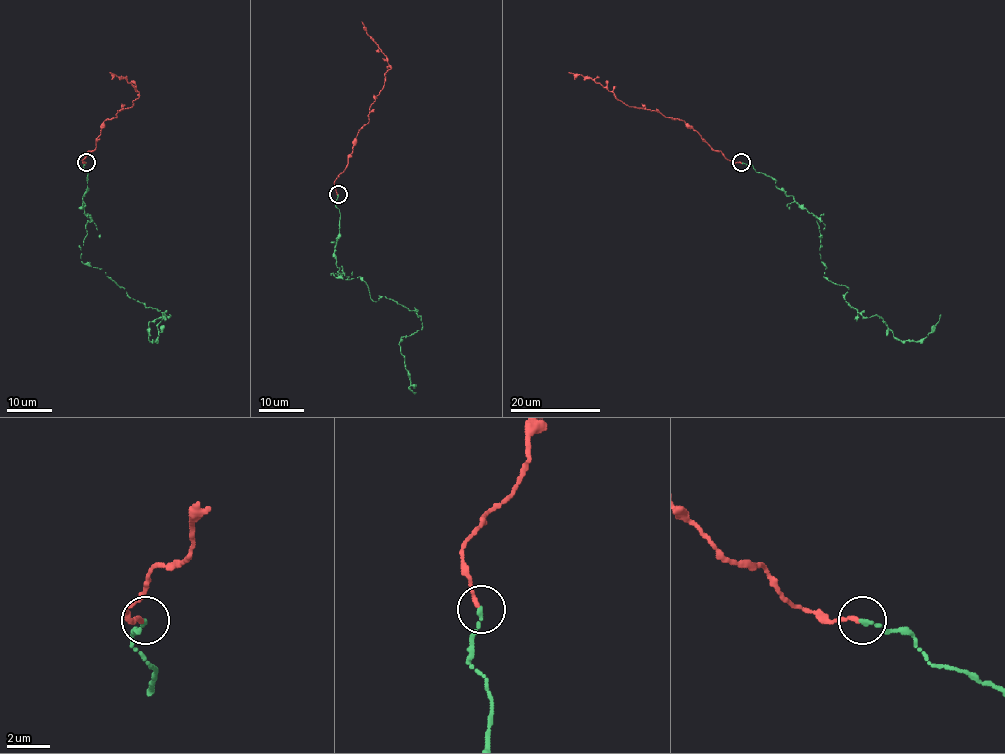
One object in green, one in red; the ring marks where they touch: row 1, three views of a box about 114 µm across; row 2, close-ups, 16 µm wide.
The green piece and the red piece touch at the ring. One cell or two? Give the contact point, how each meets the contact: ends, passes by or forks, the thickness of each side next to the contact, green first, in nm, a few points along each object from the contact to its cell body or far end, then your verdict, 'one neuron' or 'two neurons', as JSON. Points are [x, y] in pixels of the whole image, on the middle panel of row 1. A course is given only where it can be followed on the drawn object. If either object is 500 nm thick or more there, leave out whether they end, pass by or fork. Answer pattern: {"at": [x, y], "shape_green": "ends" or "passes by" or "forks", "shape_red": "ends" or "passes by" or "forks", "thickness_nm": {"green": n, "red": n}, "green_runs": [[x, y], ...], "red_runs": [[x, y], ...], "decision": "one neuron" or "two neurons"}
{"at": [338, 194], "shape_green": "ends", "shape_red": "ends", "thickness_nm": {"green": 200, "red": 200}, "green_runs": [[337, 195], [333, 275], [359, 276], [374, 301], [385, 297], [420, 317], [421, 329], [400, 347], [416, 393]], "red_runs": [[337, 194], [334, 180], [348, 164], [353, 139], [369, 120], [369, 107], [391, 68], [361, 22]], "decision": "one neuron"}

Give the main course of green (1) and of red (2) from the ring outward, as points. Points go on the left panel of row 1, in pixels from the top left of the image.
1: (85, 163), (81, 261), (169, 315), (149, 323), (151, 341), (164, 314)
2: (85, 163), (105, 120), (139, 97), (109, 72)

